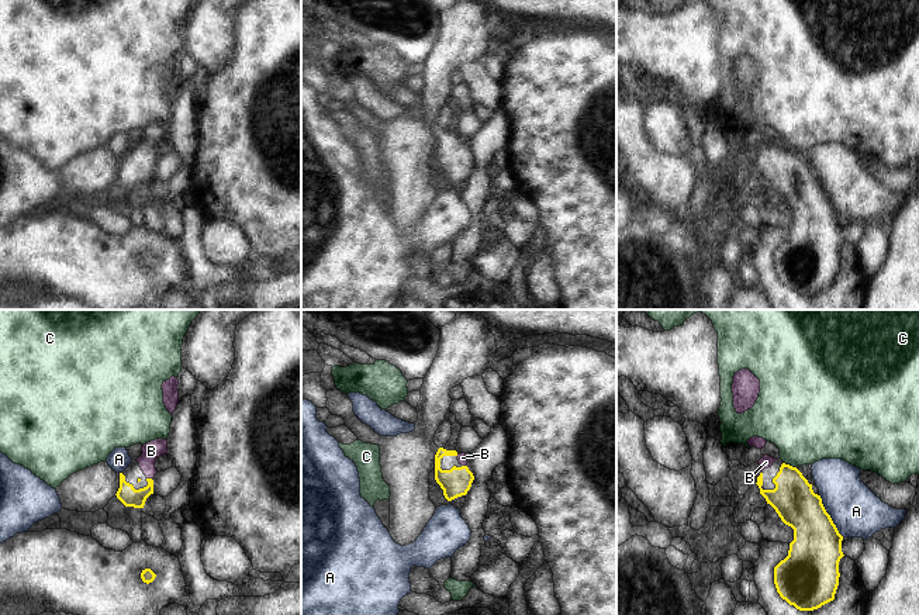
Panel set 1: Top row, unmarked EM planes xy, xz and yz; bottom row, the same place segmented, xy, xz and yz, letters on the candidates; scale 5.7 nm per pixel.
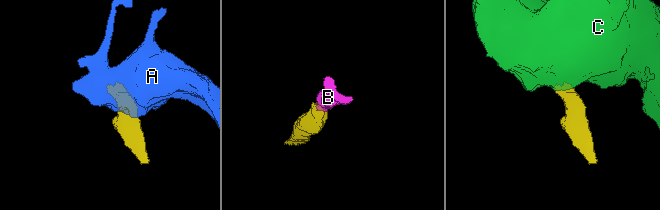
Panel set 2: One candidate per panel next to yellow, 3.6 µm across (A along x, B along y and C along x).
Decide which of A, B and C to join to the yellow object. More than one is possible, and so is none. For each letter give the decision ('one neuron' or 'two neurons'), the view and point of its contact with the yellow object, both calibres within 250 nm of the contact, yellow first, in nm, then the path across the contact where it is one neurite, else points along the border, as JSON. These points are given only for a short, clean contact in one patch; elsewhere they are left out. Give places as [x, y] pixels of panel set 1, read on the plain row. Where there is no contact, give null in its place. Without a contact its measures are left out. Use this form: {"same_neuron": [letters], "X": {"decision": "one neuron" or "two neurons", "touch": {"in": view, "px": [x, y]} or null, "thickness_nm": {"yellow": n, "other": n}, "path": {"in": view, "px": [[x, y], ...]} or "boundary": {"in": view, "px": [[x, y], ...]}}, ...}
{"same_neuron": ["B"], "A": {"decision": "two neurons", "touch": {"in": "yz", "px": [829, 200]}, "thickness_nm": {"yellow": 300, "other": 280}}, "B": {"decision": "one neuron", "touch": {"in": "xy", "px": [149, 163]}, "thickness_nm": {"yellow": 110, "other": 100}, "path": {"in": "xy", "px": [[127, 179], [141, 179], [149, 163], [151, 135]]}}, "C": {"decision": "two neurons", "touch": {"in": "yz", "px": [788, 149]}, "thickness_nm": {"yellow": 240, "other": 420}, "boundary": {"in": "yz", "px": [[784, 147], [795, 152]]}}}

